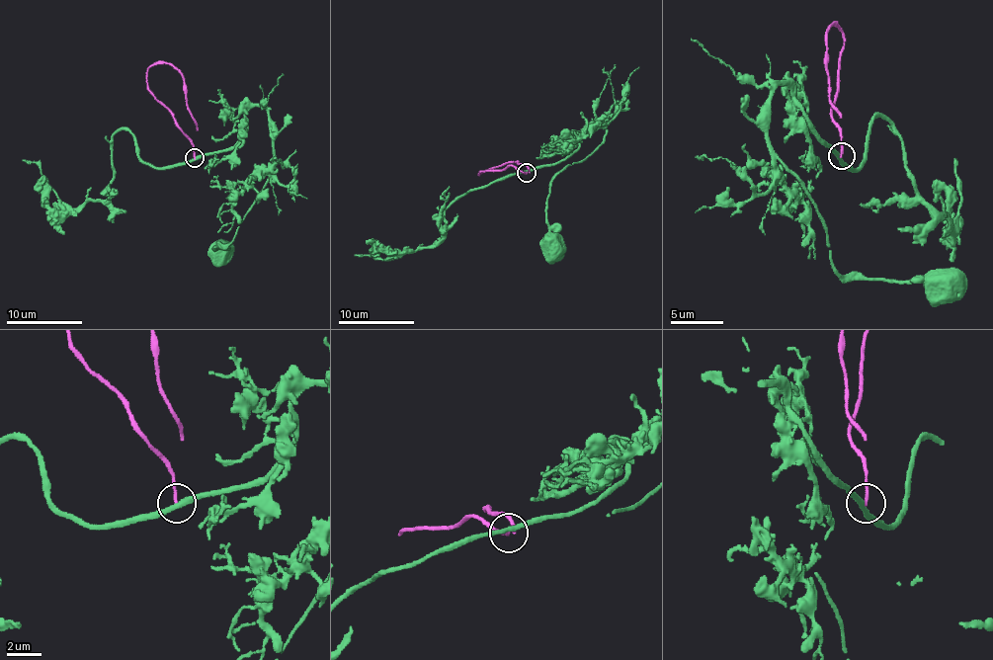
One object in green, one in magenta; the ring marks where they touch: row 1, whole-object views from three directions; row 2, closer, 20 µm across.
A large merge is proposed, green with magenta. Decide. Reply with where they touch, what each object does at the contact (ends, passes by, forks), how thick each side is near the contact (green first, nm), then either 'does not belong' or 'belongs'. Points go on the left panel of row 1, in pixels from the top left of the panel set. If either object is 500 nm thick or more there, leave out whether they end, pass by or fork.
place (195, 158); green passes by; magenta ends; calibres 280 and 190 nm; does not belong

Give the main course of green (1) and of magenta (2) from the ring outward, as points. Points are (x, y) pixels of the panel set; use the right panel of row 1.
1: (839, 156), (789, 85), (779, 85), (768, 148), (823, 222), (831, 265), (845, 278), (940, 286)
2: (842, 156), (842, 130), (831, 115), (845, 36), (837, 28), (831, 28), (826, 43), (829, 101), (842, 117)

